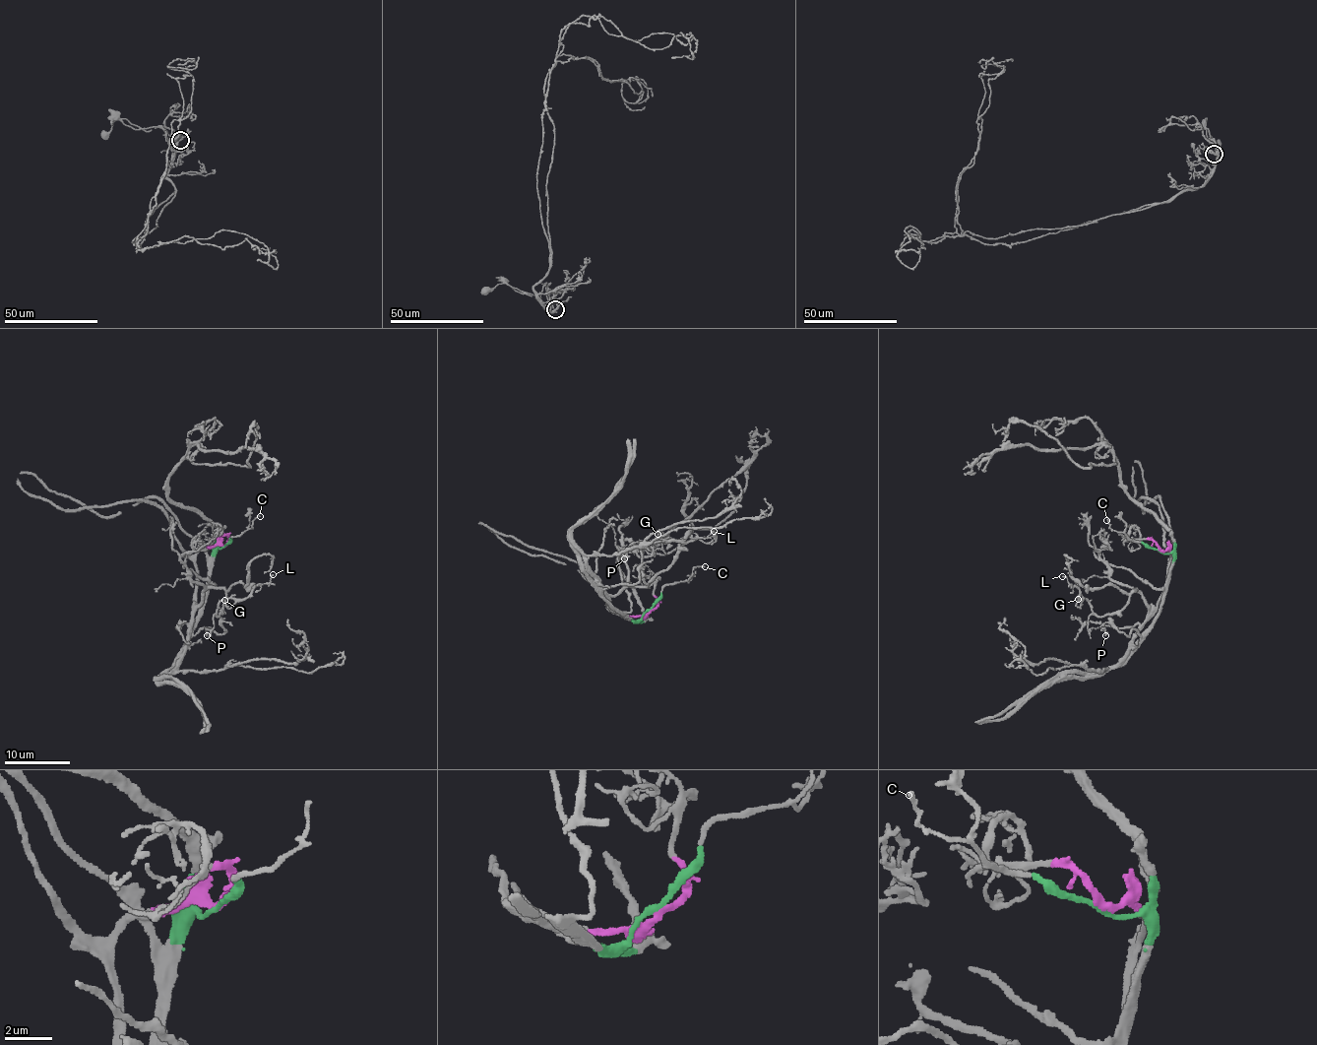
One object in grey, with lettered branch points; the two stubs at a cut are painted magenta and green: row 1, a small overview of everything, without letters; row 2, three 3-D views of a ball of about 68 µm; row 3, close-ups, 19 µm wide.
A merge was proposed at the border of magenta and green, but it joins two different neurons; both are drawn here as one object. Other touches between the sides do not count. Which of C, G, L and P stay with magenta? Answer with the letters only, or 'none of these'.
G, L, P

